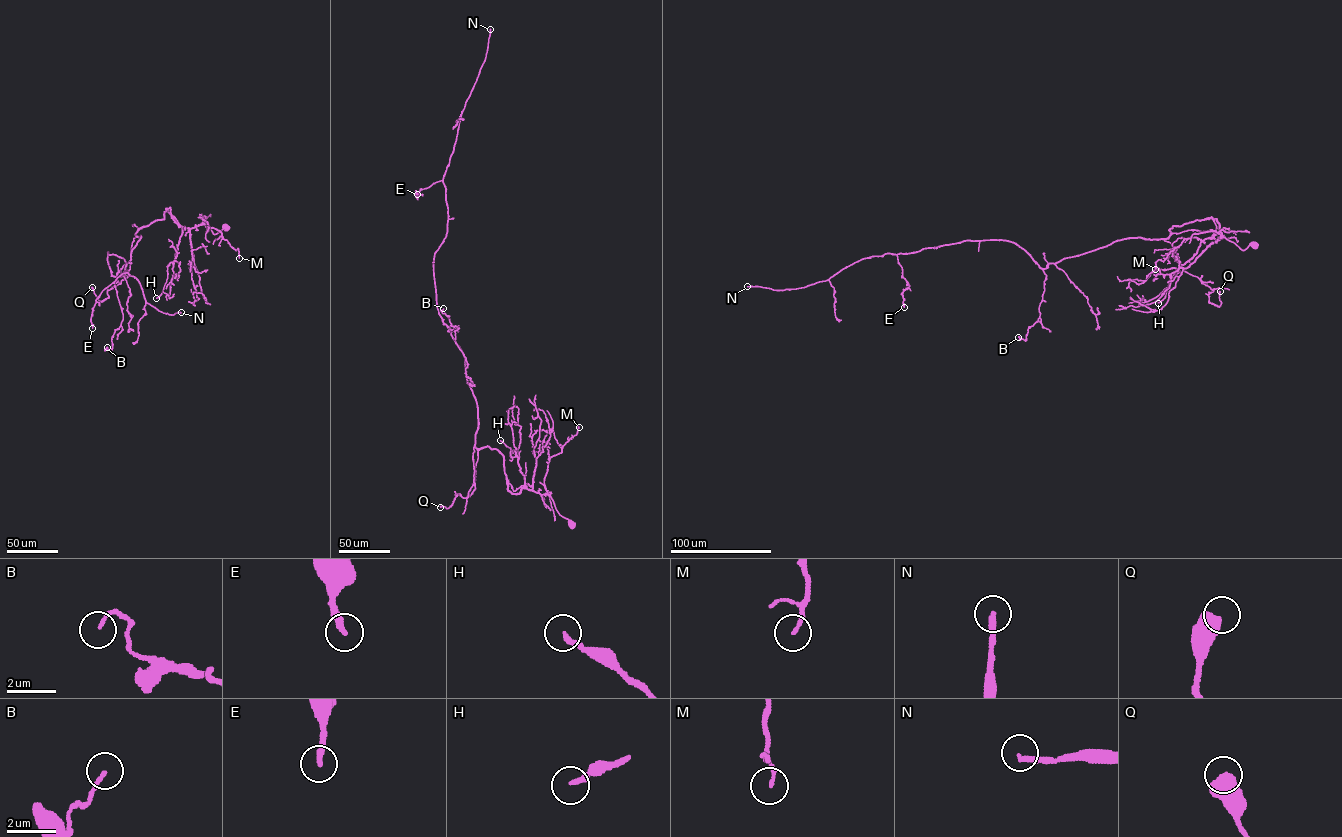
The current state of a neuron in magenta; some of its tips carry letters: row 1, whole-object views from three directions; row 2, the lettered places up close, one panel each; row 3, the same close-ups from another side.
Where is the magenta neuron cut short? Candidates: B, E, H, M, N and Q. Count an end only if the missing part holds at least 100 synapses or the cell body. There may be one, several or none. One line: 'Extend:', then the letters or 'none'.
Extend: N

